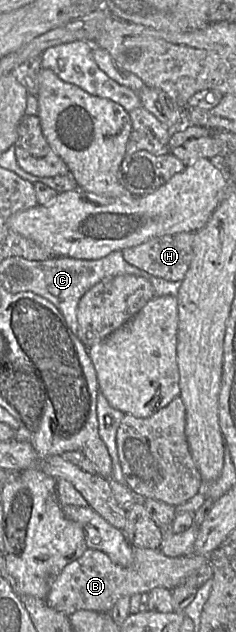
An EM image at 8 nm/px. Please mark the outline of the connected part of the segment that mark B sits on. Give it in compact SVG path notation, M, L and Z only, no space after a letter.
M133 547L131 566L122 567L112 562L104 552L88 548L81 557L66 565L53 580L45 602L67 616L81 610L110 613L122 597L148 593L157 587L172 590L206 563L206 556L192 554L170 558L159 549Z

